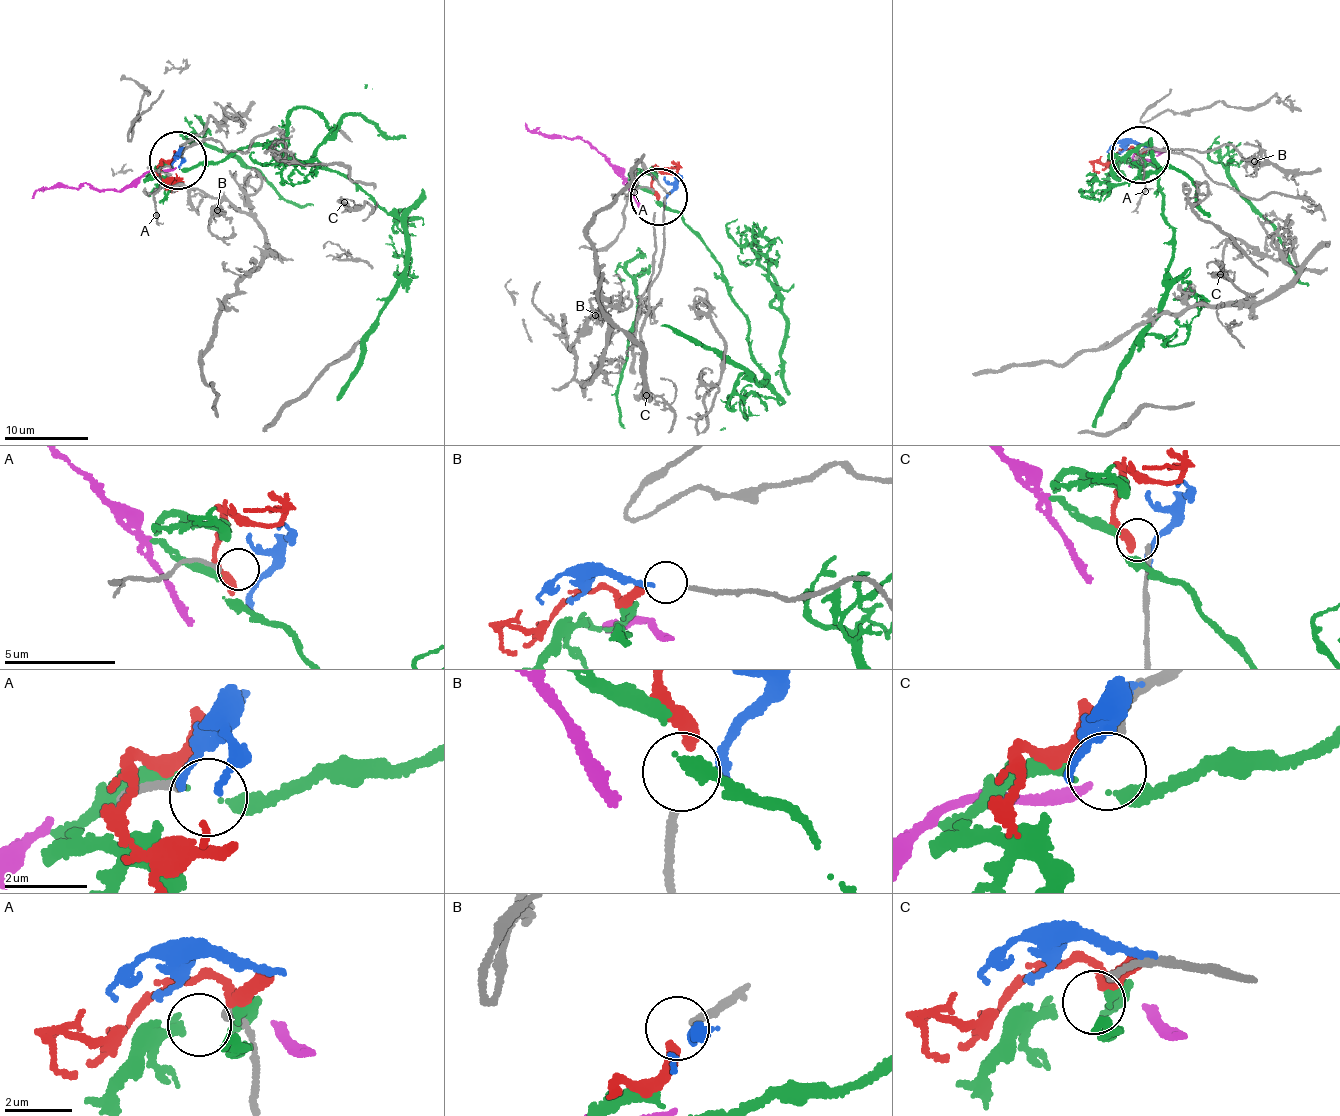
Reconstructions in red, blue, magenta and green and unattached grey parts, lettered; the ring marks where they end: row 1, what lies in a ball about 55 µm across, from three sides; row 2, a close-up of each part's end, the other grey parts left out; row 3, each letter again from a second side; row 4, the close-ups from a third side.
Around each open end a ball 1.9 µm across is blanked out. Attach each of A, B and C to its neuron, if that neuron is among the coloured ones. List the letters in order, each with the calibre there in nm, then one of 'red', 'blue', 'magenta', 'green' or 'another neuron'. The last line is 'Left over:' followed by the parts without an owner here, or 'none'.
A: 200 nm thick; another neuron
B: 200 nm thick; red
C: 190 nm thick; another neuron
Left over: A, C

